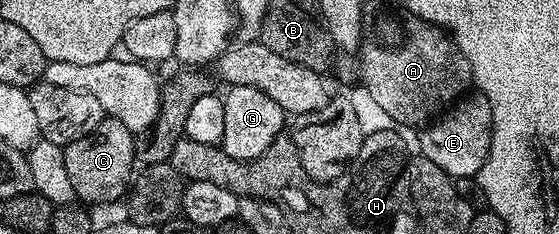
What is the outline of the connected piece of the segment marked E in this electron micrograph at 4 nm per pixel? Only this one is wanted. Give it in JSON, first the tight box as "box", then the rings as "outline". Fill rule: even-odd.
{"box":[418,91,492,178],"outline":[[[477,91],[471,92],[457,103],[451,104],[441,115],[435,116],[422,131],[418,137],[418,145],[422,148],[419,149],[421,156],[432,159],[432,163],[436,163],[440,171],[452,178],[477,178],[490,150],[492,107],[485,95]]]}

